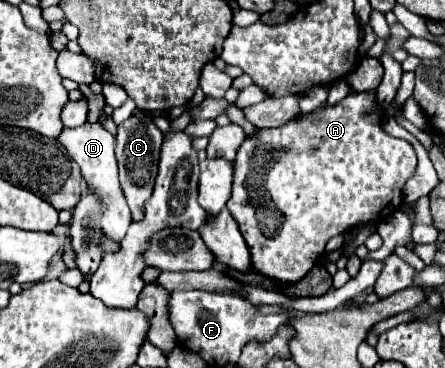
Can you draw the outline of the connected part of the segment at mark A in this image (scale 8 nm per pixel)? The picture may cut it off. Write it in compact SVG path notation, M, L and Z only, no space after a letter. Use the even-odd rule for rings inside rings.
M351 90L341 102L337 102L333 106L325 104L309 114L299 114L299 118L291 118L291 122L285 122L283 126L277 126L277 128L257 128L255 134L247 136L245 142L239 146L233 168L235 168L233 170L233 192L227 202L227 208L229 208L231 216L237 220L239 230L251 250L251 262L255 264L255 270L281 284L293 284L293 282L301 280L321 260L319 256L325 252L325 244L333 236L343 234L345 230L349 230L351 226L357 226L357 224L367 224L371 220L381 222L383 218L387 218L389 214L393 214L395 210L401 208L403 186L417 170L417 154L415 154L415 148L411 146L411 142L393 138L383 130L383 108L379 102L375 102L375 90L367 90L367 92Z

